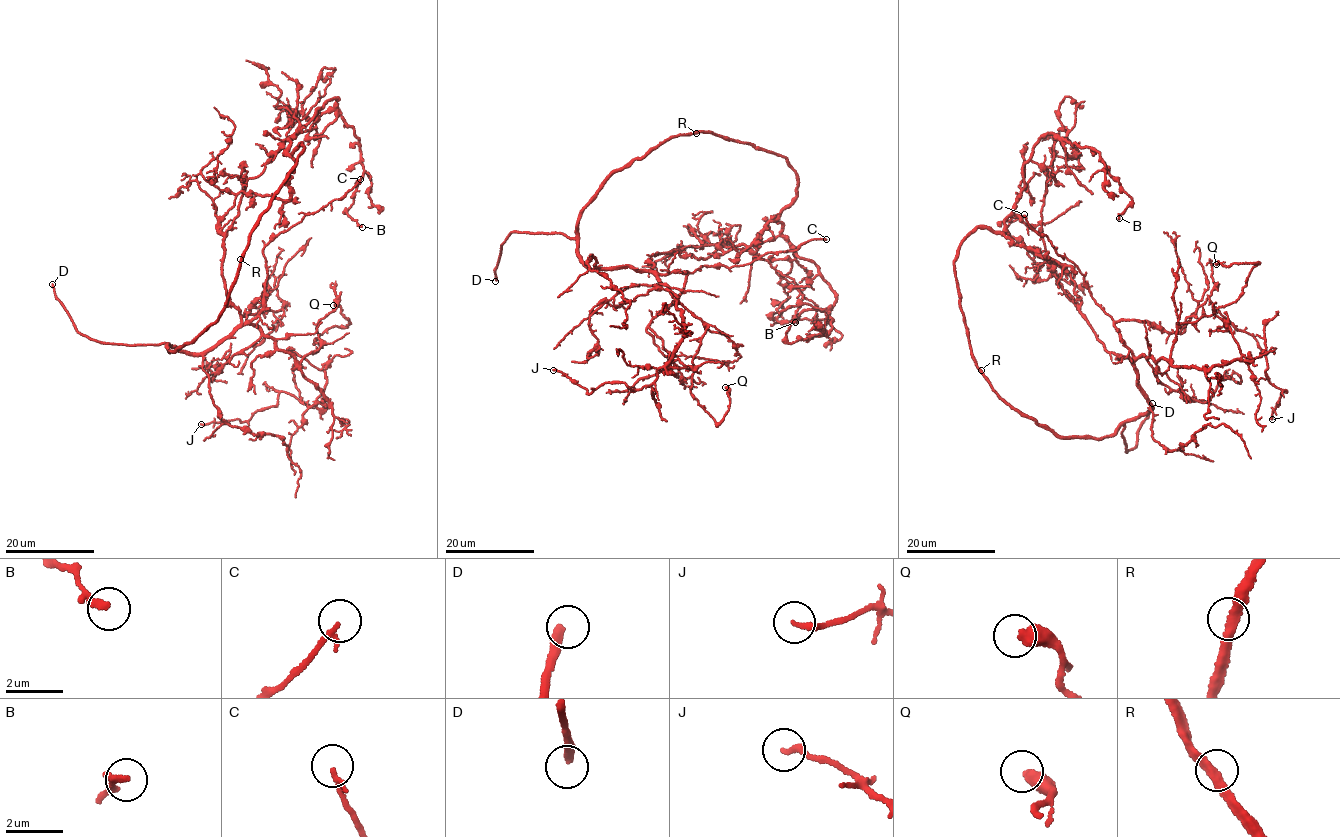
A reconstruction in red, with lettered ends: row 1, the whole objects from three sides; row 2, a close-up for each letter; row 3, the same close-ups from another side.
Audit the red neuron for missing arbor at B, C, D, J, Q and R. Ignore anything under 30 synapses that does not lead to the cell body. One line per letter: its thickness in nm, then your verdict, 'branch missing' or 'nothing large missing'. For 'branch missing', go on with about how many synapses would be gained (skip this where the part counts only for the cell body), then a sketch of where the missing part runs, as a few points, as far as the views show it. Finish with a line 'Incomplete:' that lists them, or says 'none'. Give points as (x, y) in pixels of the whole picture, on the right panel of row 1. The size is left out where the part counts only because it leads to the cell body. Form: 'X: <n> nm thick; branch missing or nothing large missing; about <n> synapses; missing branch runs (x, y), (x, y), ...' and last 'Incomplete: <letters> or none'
B: 240 nm thick; nothing large missing
C: 180 nm thick; nothing large missing
D: 280 nm thick; branch missing
J: 200 nm thick; nothing large missing
Q: 480 nm thick; nothing large missing
R: 320 nm thick; nothing large missing
Incomplete: D

